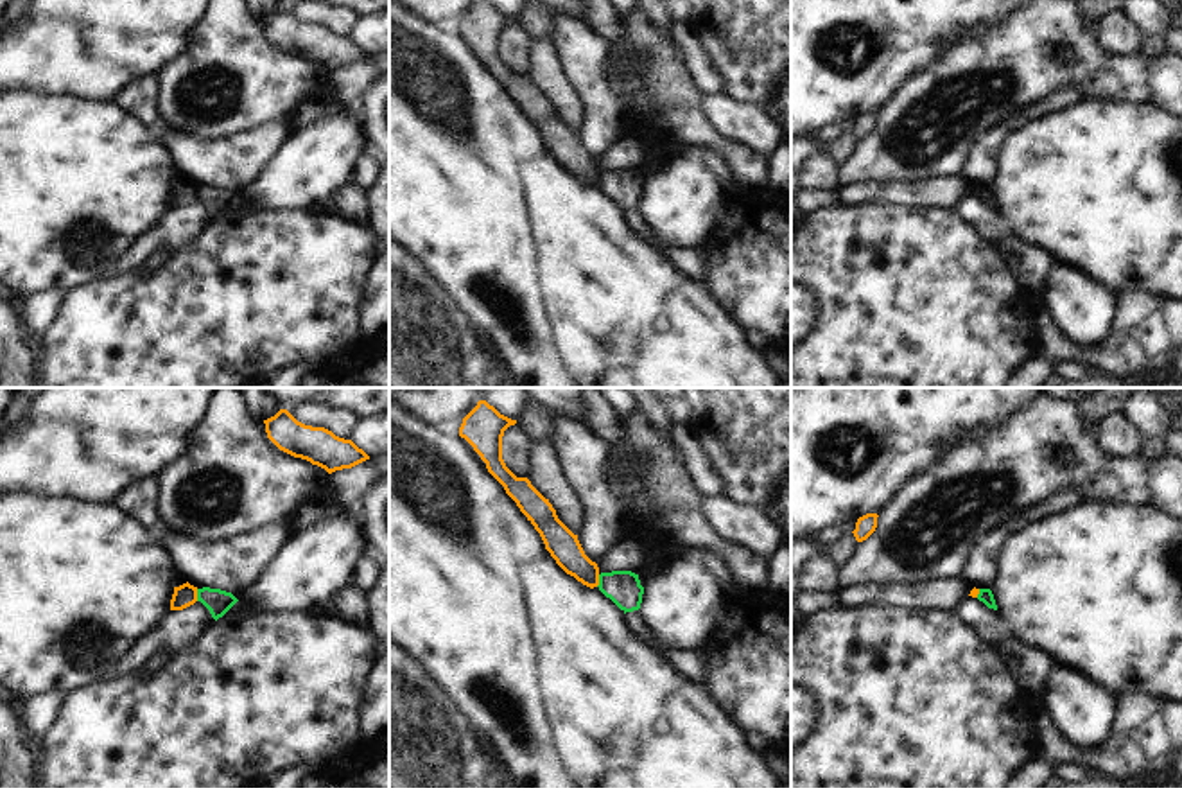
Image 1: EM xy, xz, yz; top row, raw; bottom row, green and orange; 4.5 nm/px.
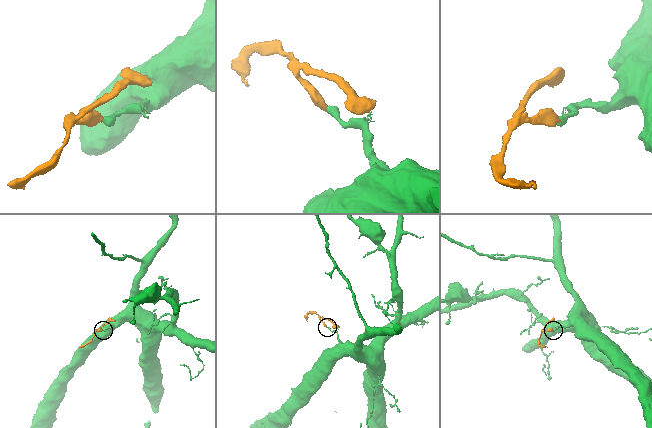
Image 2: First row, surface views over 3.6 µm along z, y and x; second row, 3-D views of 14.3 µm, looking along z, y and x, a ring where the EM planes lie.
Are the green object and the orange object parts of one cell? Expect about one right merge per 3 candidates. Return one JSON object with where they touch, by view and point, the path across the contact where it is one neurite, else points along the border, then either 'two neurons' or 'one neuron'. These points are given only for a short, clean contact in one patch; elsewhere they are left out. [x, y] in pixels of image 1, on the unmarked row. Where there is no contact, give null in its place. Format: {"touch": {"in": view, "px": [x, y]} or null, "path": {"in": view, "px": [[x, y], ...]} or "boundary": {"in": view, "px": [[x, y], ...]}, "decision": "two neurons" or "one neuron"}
{"touch": {"in": "xy", "px": [198, 192]}, "boundary": {"in": "xy", "px": [[196, 187], [198, 198]]}, "decision": "two neurons"}

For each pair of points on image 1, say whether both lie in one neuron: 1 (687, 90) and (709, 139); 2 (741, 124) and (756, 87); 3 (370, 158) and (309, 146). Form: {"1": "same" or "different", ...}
{"1": "different", "2": "different", "3": "different"}

